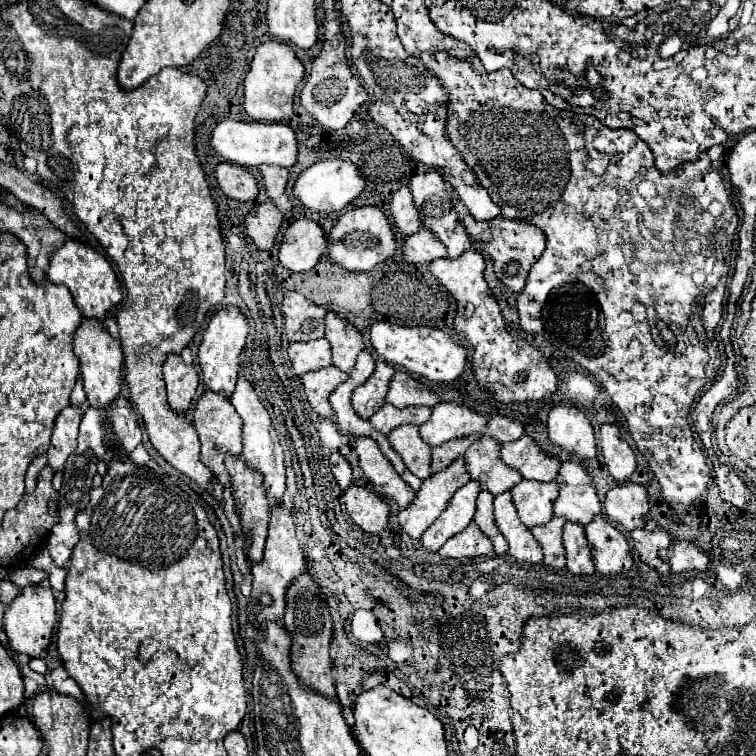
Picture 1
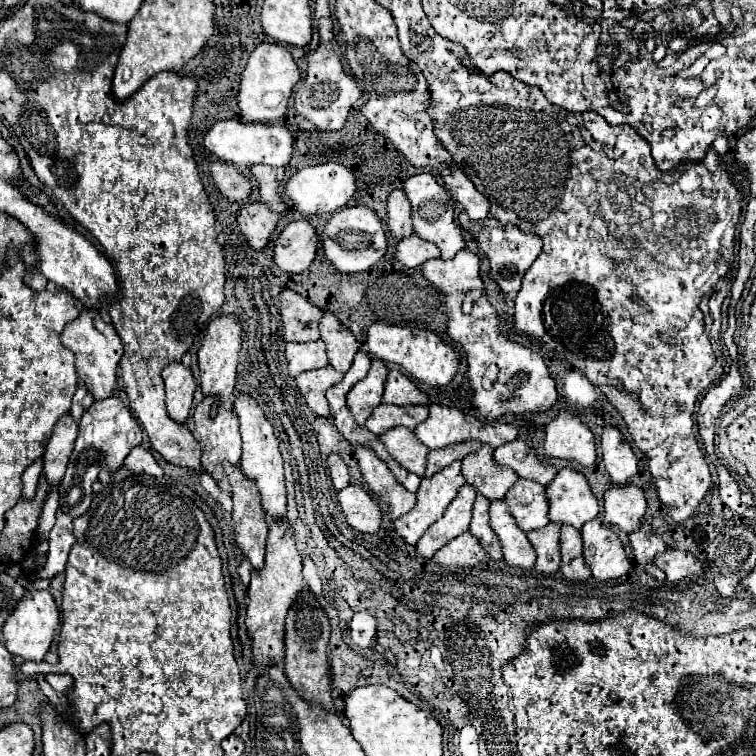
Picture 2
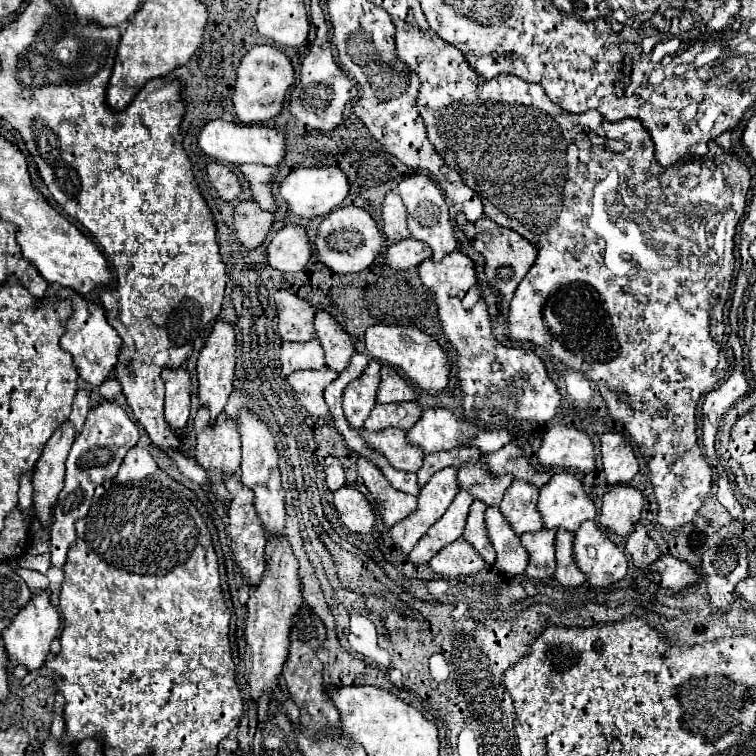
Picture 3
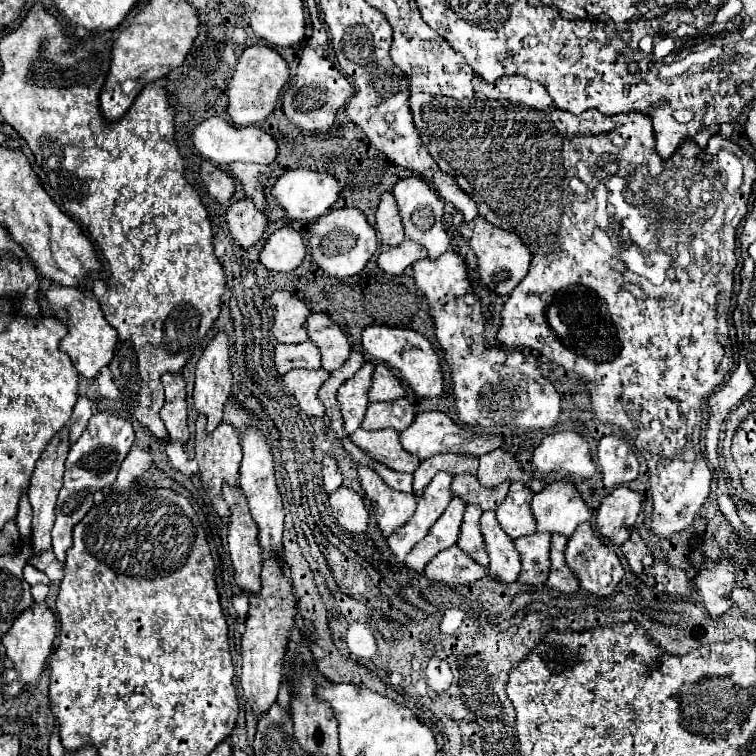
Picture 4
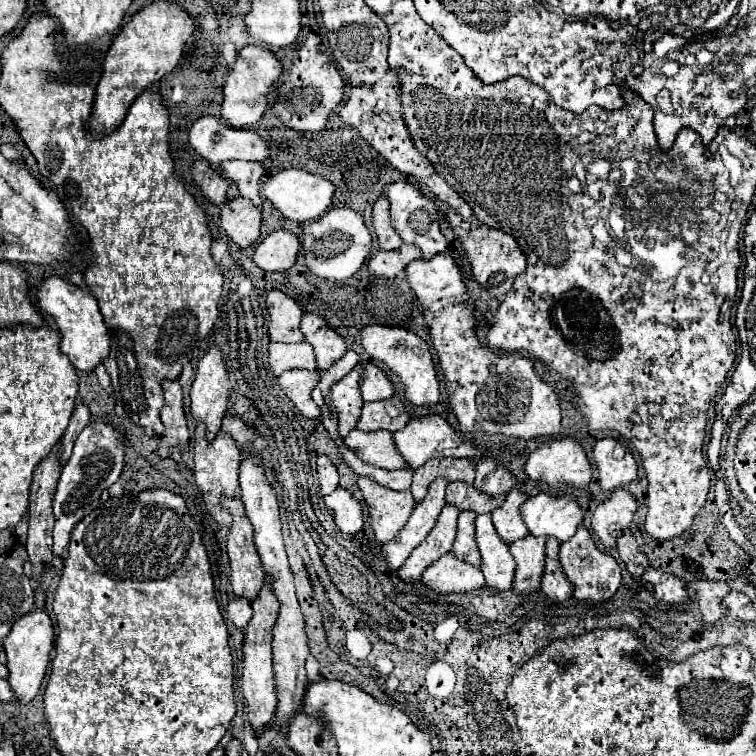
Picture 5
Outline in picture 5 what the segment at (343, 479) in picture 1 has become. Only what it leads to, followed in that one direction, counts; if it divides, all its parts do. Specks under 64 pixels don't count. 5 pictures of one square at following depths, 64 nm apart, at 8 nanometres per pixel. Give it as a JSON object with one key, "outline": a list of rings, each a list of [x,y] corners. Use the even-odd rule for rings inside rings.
{"outline":[[[320,455],[316,461],[318,472],[318,484],[322,494],[330,494],[338,488],[338,472],[334,464],[325,455]]]}

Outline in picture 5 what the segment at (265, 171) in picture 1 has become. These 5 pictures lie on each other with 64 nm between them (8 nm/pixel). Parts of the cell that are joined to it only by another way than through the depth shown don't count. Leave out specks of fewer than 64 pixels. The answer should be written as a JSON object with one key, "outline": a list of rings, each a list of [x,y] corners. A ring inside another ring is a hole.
{"outline":[[[226,160],[220,164],[222,174],[226,180],[236,184],[240,196],[254,202],[260,208],[260,178],[264,176],[264,168],[258,162],[244,162],[244,160]]]}

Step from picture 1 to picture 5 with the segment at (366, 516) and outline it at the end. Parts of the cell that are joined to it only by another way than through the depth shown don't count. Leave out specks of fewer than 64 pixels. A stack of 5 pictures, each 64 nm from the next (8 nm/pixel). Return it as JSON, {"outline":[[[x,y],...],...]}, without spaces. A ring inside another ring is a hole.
{"outline":[[[336,488],[330,496],[324,496],[324,508],[332,516],[332,524],[338,526],[344,534],[356,534],[364,528],[362,506],[352,496],[352,492],[344,488]]]}

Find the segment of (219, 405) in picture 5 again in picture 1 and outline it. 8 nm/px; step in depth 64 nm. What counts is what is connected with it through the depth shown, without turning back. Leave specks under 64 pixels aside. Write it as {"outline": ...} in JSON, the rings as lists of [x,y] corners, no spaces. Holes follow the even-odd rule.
{"outline":[[[230,306],[230,308],[218,310],[210,318],[210,324],[202,336],[202,344],[198,348],[198,362],[200,362],[202,382],[206,390],[222,390],[226,396],[234,392],[238,368],[240,368],[240,352],[244,348],[246,334],[248,334],[248,322],[238,308]]]}

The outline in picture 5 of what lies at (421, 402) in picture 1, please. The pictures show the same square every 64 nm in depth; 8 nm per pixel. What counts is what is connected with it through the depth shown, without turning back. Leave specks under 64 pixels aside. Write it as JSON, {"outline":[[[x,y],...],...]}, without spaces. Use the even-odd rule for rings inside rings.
{"outline":[[[360,362],[360,368],[364,370],[362,380],[360,380],[360,394],[366,402],[374,402],[374,400],[384,400],[394,396],[394,388],[388,380],[388,376],[370,362]]]}

